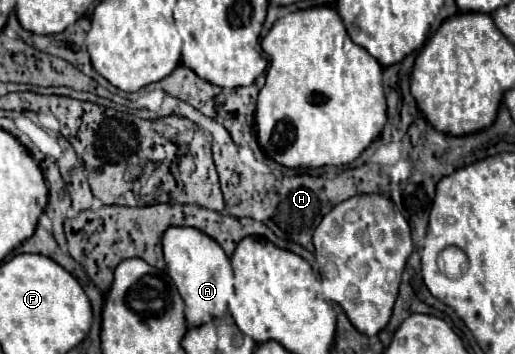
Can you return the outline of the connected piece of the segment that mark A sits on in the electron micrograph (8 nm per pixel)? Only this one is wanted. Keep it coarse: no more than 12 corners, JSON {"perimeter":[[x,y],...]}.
{"perimeter":[[193,227],[163,235],[189,327],[231,315],[231,258]]}

